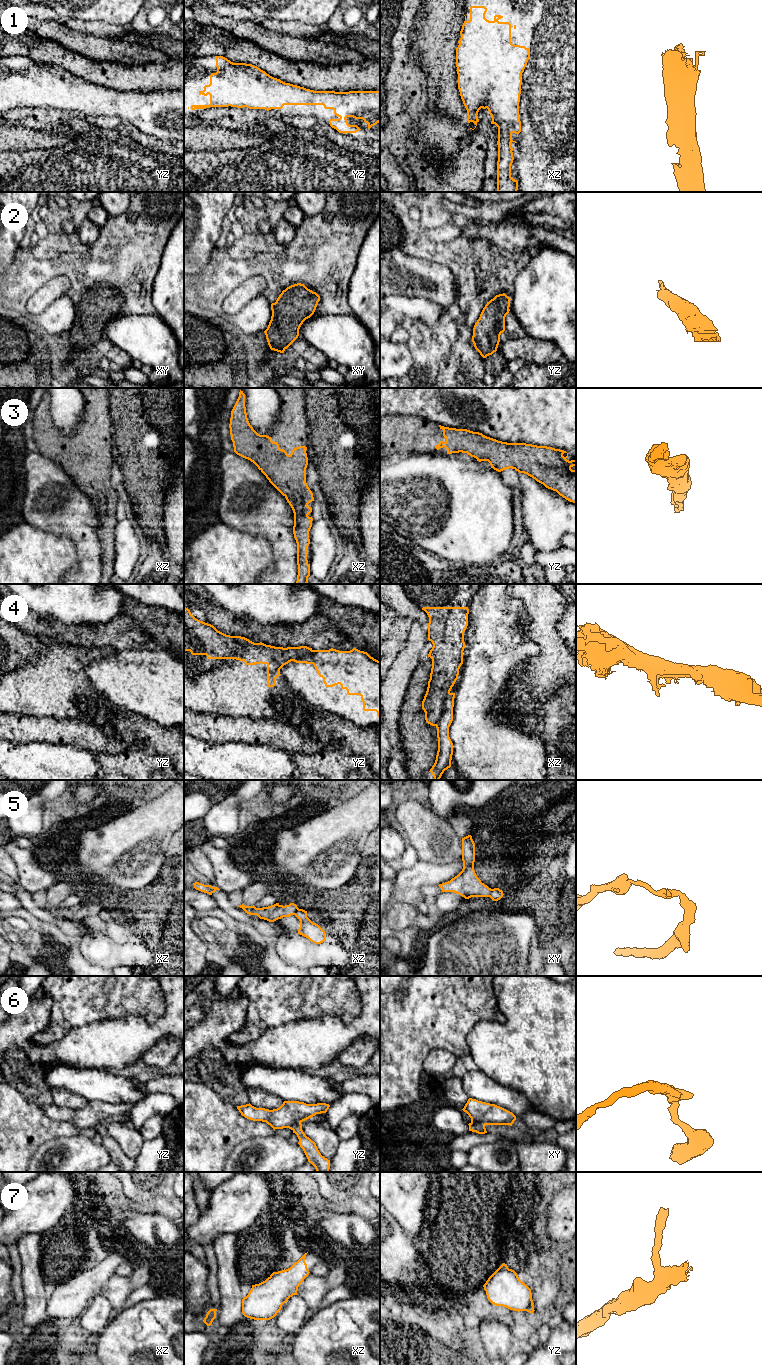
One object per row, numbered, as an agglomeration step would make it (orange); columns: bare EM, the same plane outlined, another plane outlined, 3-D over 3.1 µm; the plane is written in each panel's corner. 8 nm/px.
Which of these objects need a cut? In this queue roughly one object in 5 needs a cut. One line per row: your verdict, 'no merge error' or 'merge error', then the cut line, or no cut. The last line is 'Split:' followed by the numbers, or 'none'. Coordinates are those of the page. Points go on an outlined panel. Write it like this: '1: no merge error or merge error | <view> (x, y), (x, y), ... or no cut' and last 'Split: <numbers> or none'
1: no merge error | no cut
2: no merge error | no cut
3: no merge error | no cut
4: merge error | xz (449, 692), (441, 717), (435, 725)
5: merge error | xy (492, 889), (488, 896)
6: no merge error | no cut
7: no merge error | no cut
Split: 4, 5

